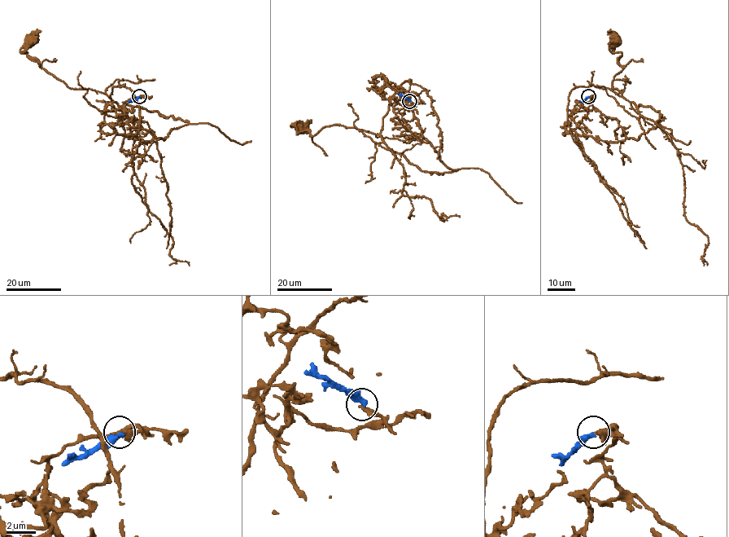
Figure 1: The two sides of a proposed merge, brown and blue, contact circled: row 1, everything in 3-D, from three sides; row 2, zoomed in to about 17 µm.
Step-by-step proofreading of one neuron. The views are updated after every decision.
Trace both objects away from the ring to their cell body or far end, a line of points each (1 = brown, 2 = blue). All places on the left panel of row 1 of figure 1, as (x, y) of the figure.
1: (138, 96), (123, 111), (156, 138), (187, 124), (69, 88), (25, 52), (32, 41)
2: (138, 96), (128, 103)

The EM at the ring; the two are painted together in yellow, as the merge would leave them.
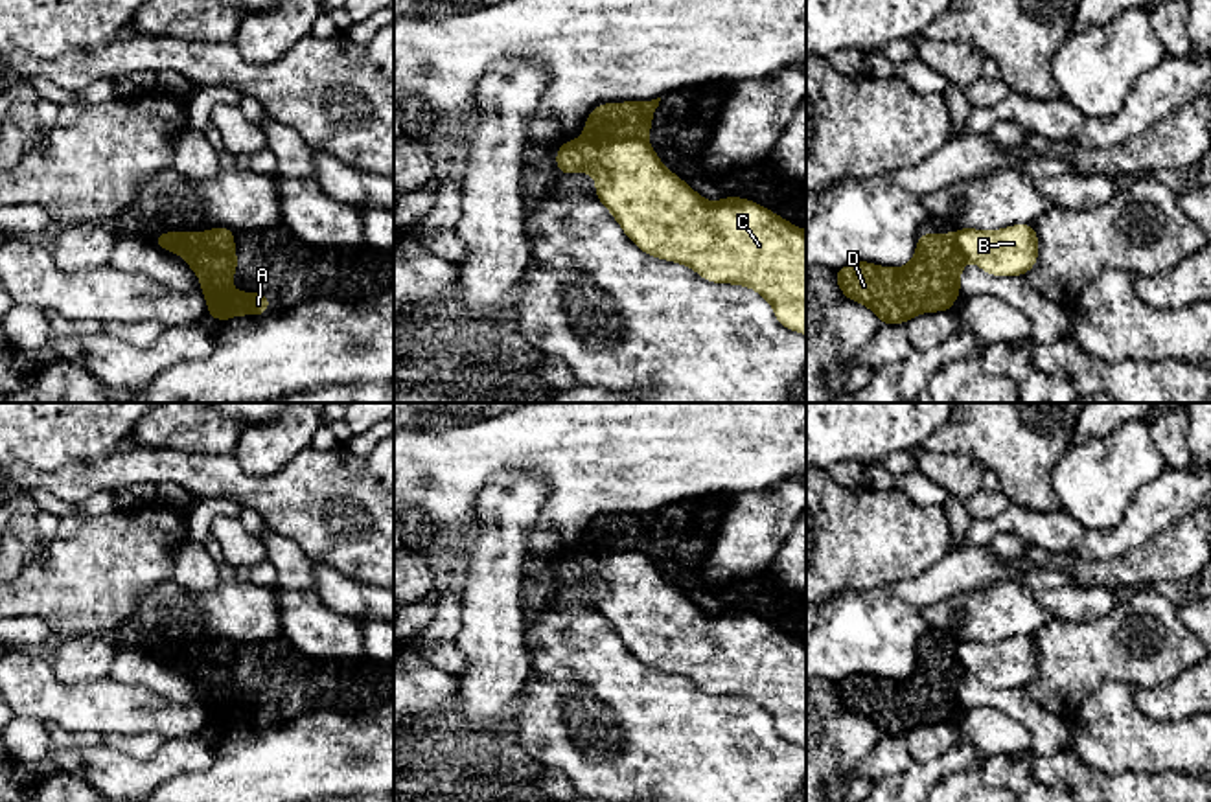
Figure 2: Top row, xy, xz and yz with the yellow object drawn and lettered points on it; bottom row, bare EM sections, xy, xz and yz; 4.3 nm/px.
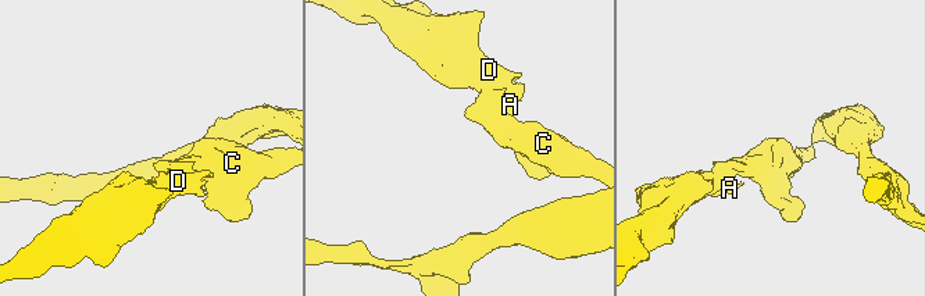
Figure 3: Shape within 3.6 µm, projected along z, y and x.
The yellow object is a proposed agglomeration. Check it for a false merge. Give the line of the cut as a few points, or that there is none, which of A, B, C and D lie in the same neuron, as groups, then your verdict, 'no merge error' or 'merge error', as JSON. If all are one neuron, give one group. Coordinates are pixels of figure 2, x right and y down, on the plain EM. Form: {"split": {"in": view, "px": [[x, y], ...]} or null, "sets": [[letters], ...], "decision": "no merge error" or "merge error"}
{"split": {"in": "xz", "px": [[582, 549], [589, 554], [645, 554]]}, "sets": [["A", "D"], ["B", "C"]], "decision": "merge error"}

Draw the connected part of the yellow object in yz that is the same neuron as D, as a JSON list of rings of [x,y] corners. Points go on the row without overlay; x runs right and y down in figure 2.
[[[918,646],[918,657],[907,679],[887,681],[856,673],[836,682],[836,695],[848,712],[871,719],[882,736],[905,736],[920,725],[952,723],[953,712],[963,708],[959,688],[964,673],[957,646]]]

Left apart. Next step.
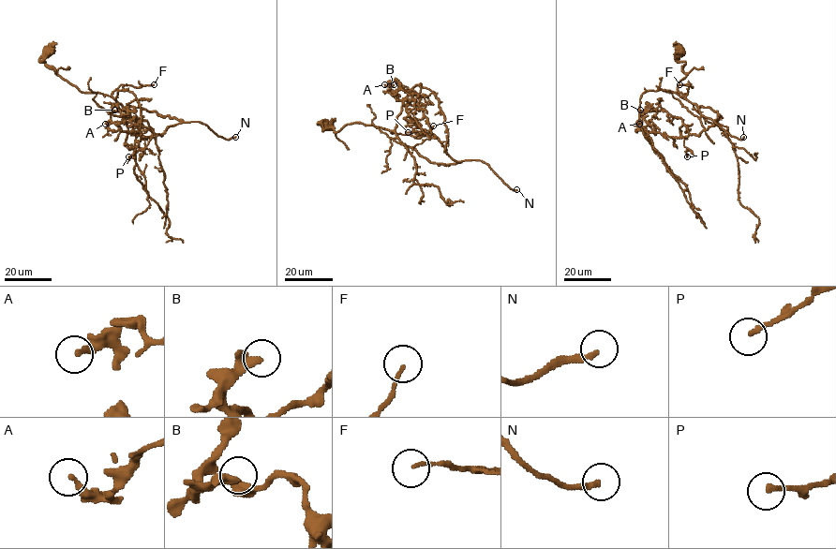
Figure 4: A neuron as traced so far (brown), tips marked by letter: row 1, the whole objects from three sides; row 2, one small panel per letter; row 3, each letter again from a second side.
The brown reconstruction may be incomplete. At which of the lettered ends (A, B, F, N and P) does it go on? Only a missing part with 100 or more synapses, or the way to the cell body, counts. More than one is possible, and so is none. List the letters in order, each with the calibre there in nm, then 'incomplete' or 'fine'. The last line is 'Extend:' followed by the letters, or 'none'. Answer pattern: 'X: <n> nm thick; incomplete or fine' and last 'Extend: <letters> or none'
A: 280 nm thick; fine
B: 360 nm thick; fine
F: 130 nm thick; fine
N: 220 nm thick; incomplete
P: 200 nm thick; fine
Extend: N

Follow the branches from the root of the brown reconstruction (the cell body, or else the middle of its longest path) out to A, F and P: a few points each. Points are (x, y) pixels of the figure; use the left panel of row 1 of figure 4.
A: (50, 52), (43, 61), (81, 91), (182, 121), (149, 138), (105, 124)
F: (50, 52), (43, 61), (82, 92), (111, 96), (121, 84), (137, 88), (154, 84)
P: (50, 52), (43, 61), (81, 91), (182, 121), (147, 137), (145, 148), (128, 156)

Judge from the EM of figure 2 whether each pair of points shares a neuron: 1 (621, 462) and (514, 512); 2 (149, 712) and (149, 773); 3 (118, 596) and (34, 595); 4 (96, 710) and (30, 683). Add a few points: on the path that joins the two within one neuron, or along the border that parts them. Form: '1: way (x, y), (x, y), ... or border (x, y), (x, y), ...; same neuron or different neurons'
1: border (514, 469), (547, 482), (547, 499), (527, 536); different neurons
2: border (199, 733), (168, 740); different neurons
3: way (98, 595), (54, 595); same neuron
4: way (80, 707), (46, 699); same neuron

